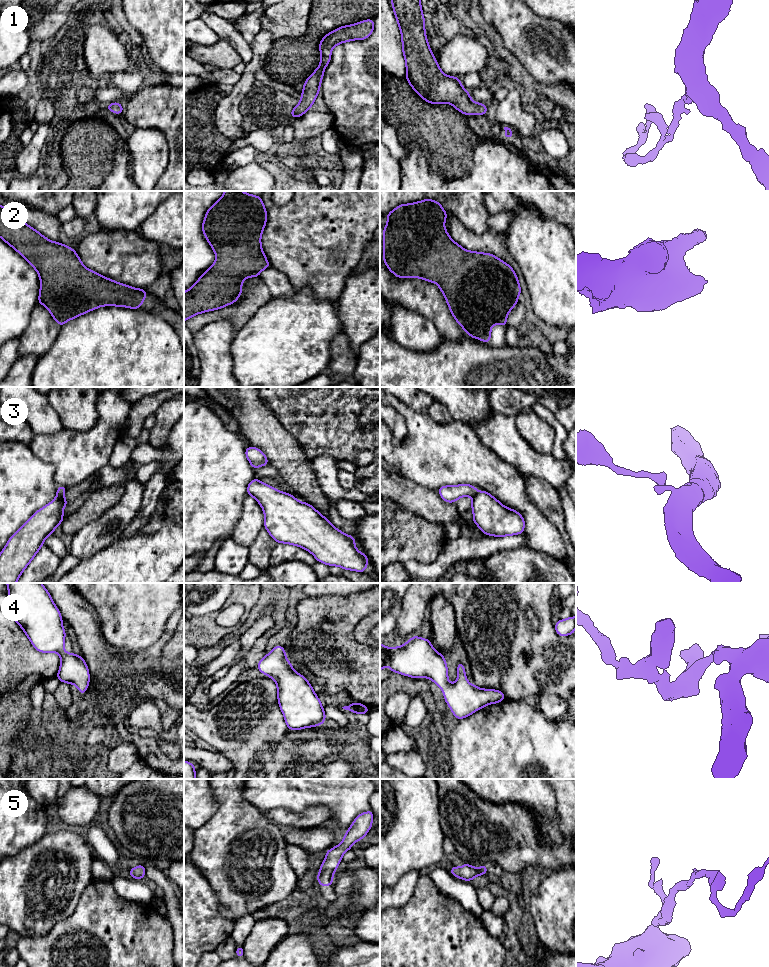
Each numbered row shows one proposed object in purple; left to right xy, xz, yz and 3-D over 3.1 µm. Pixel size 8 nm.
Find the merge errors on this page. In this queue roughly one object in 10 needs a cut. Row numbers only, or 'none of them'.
3

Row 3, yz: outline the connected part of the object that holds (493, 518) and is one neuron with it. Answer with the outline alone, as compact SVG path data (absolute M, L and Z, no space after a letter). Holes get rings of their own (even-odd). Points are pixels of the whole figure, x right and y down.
M485 490L472 497L473 522L482 533L503 537L522 534L525 521L516 510L505 507Z

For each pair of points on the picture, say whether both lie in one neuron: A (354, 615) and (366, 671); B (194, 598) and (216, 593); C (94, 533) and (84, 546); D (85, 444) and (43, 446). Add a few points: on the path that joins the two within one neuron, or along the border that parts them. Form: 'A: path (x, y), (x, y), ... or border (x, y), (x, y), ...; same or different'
A: path (348, 629), (348, 649), (353, 657); same
B: path (199, 593), (211, 593); same
C: path (93, 536), (86, 543); same
D: path (75, 446), (53, 446); same

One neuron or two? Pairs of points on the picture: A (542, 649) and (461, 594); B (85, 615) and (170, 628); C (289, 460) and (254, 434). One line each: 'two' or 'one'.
A: one
B: one
C: one

